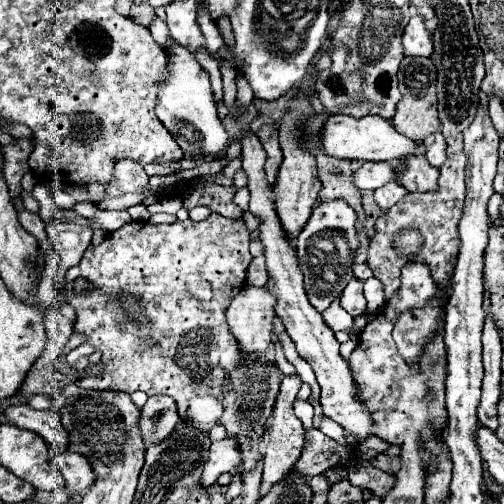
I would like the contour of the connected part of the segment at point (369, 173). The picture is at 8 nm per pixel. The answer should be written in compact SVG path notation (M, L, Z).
M364 162L364 166L354 172L354 184L360 190L376 190L388 182L400 182L400 172L388 162Z

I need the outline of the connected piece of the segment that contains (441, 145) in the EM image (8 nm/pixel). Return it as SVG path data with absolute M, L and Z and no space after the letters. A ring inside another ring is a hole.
M434 132L424 138L424 148L426 148L426 158L432 166L440 166L446 160L446 140L442 132Z

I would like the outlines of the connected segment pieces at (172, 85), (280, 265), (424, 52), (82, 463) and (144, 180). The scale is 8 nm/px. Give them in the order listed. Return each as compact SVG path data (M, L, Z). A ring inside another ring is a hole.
M168 38L166 50L168 50L168 78L164 80L164 86L158 94L156 116L174 136L184 154L192 154L198 158L200 154L208 158L218 158L220 152L228 146L228 132L224 130L224 124L218 116L212 98L210 78L194 60L194 56L180 44L176 44L172 38Z
M246 130L242 134L240 144L242 144L242 154L240 154L242 170L246 172L248 190L250 190L250 208L248 210L260 220L258 230L260 230L260 242L264 244L266 270L268 270L268 284L266 286L268 286L268 292L272 292L272 296L276 296L276 314L280 316L280 320L286 326L286 332L294 340L298 354L304 360L308 360L312 370L316 372L316 380L322 388L320 404L324 408L324 414L330 416L334 422L342 424L348 432L352 432L358 442L364 442L368 436L372 436L372 428L374 428L372 416L368 414L364 404L360 404L360 400L358 400L358 388L352 378L352 368L340 354L340 342L336 340L332 328L326 326L326 322L322 320L322 314L316 312L316 308L312 308L312 304L308 302L308 296L304 292L304 274L300 272L300 262L296 256L294 240L288 240L288 236L284 236L284 228L282 228L280 220L276 218L274 192L272 192L272 186L268 184L266 174L264 174L266 152L252 130Z
M410 18L404 34L402 34L402 46L404 54L410 56L430 56L432 54L432 34L428 32L424 18Z
M64 450L64 452L56 454L56 456L52 456L52 460L54 460L54 464L58 466L58 470L64 476L66 486L62 490L68 492L70 496L76 496L76 494L84 492L94 482L92 468L90 468L90 464L88 464L88 460L84 456Z
M120 160L114 168L114 180L106 186L108 196L120 196L128 192L146 192L148 190L148 174L142 164L134 160Z

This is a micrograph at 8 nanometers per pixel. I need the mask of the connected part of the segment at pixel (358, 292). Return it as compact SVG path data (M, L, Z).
M354 278L342 292L342 298L340 298L340 304L342 308L352 314L352 316L360 316L364 314L366 310L366 300L364 300L364 294L362 294L362 280Z

